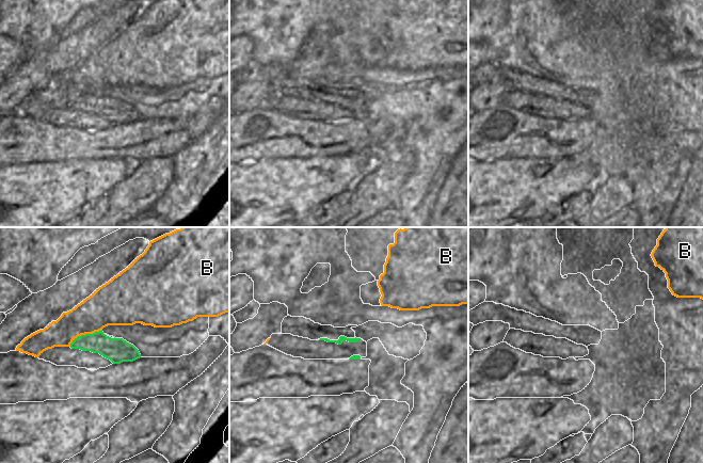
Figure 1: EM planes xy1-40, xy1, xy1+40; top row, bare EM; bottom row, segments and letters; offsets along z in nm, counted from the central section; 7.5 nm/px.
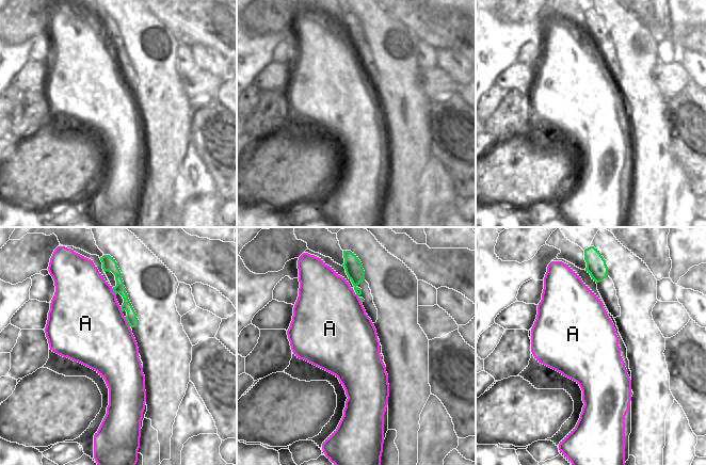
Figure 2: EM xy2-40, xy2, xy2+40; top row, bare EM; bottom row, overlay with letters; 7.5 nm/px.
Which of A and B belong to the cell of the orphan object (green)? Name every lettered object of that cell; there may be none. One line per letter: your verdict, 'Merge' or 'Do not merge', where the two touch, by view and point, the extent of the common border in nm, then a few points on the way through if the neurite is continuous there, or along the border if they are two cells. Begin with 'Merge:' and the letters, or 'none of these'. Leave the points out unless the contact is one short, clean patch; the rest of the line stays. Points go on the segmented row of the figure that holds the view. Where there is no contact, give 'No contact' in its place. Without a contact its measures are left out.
Merge: none of these
A: Do not merge. Touches green at xy2-40 (127, 321). Shared border 90 nm. Boundary: xy2-40 (124, 317), (129, 326)
B: Do not merge. Touches green at xy1-40 (85, 334). Shared border 280 nm

